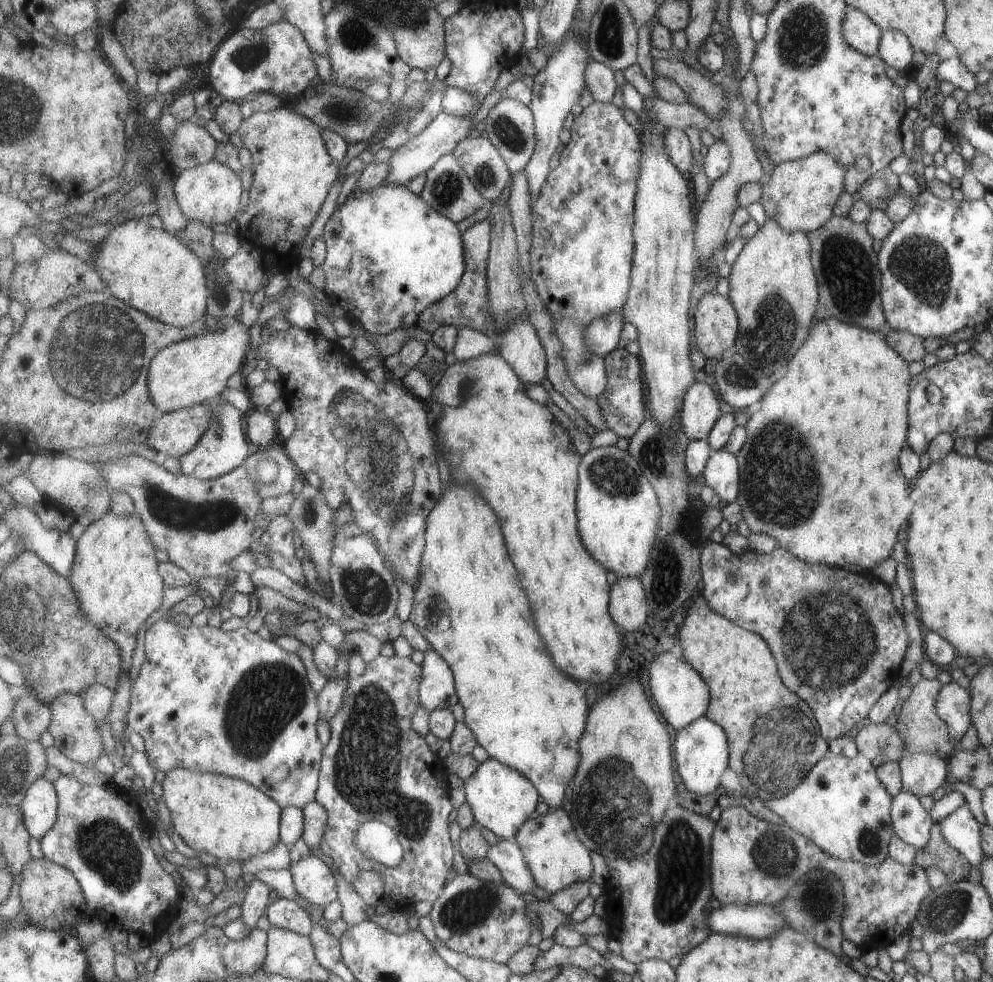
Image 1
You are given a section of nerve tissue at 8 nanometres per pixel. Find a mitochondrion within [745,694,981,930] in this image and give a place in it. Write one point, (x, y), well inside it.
(775, 853)

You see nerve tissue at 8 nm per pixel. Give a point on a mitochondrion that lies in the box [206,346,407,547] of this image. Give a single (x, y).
(309, 508)

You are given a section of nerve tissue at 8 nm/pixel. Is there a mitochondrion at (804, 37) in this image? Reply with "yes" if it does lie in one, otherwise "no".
yes

